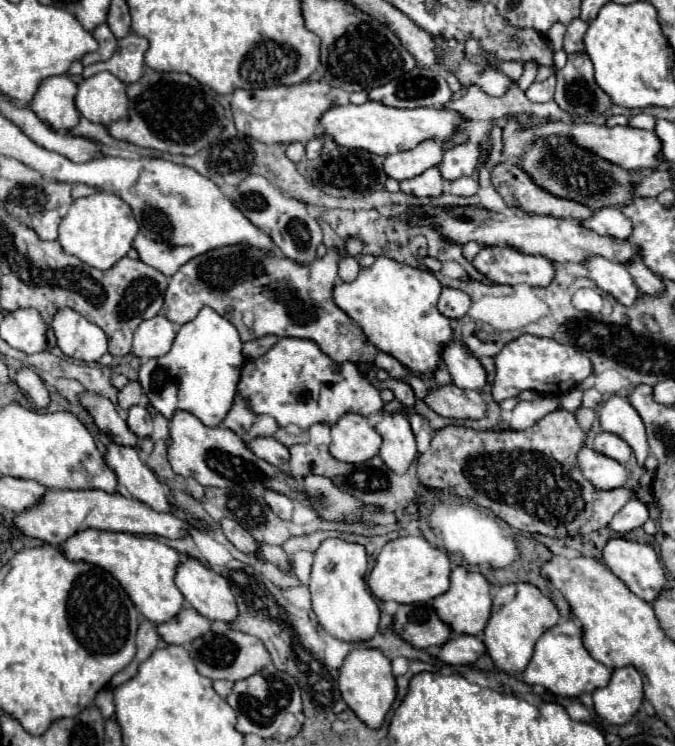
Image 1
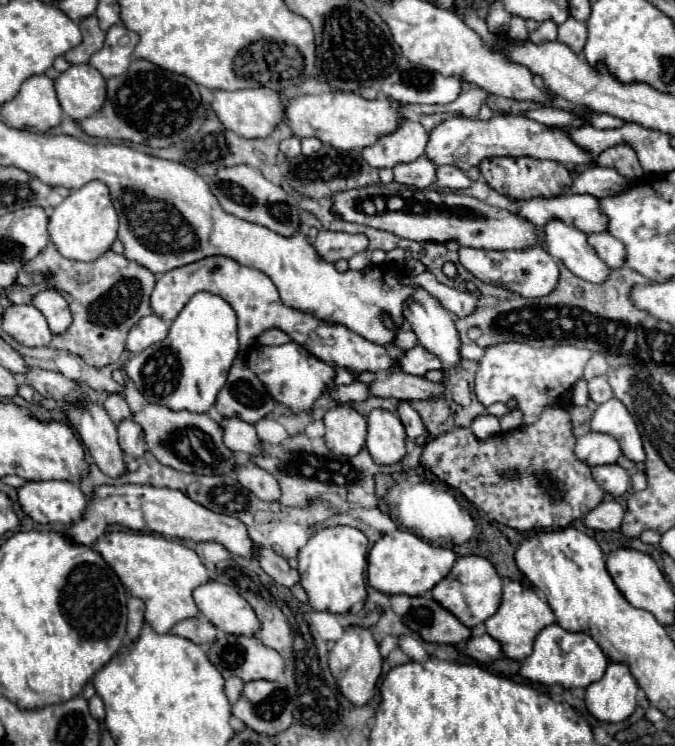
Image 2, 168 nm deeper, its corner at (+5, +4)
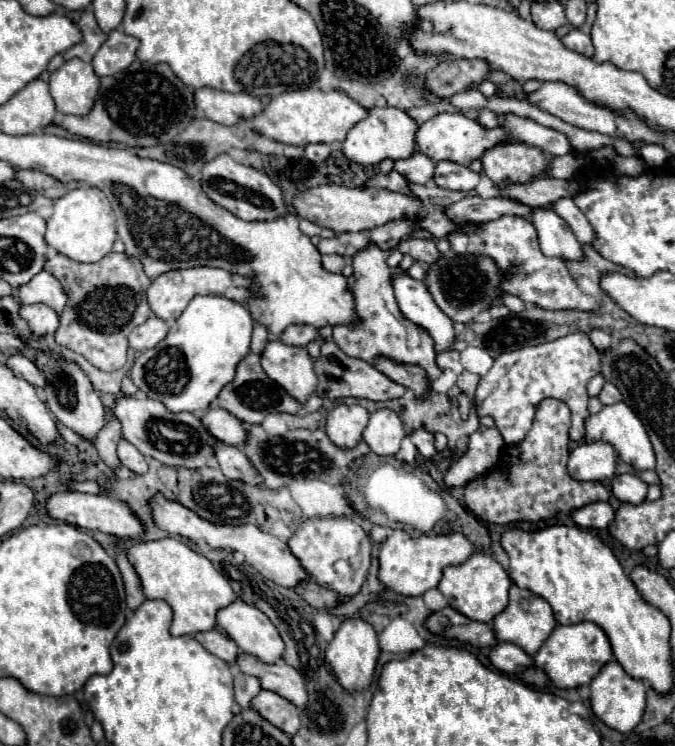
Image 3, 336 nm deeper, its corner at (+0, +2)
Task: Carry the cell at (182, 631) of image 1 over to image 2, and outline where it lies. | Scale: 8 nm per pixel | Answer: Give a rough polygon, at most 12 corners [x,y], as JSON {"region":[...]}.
{"region":[[204,616],[186,618],[170,634],[188,638],[194,644],[210,644],[216,626]]}

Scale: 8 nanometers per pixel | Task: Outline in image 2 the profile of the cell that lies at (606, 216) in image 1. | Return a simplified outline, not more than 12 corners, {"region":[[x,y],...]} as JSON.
{"region":[[564,194],[522,200],[540,228],[558,218],[586,234],[608,230],[598,198]]}

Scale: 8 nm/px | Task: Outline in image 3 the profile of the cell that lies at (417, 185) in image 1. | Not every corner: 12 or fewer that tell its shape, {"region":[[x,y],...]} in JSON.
{"region":[[423,152],[395,160],[395,170],[409,182],[427,184],[435,162]]}

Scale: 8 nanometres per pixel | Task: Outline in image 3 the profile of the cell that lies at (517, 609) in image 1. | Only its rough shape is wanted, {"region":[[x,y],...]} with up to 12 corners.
{"region":[[515,584],[493,620],[497,640],[529,656],[557,622],[543,598]]}

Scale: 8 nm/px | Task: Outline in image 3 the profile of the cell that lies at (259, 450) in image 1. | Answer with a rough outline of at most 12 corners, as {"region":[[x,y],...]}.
{"region":[[209,406],[203,426],[221,442],[247,440],[243,424],[219,406]]}

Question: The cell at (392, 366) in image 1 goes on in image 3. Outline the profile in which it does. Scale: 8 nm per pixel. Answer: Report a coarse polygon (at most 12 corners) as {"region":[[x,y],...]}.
{"region":[[457,350],[439,352],[437,364],[441,370],[451,368],[463,372]]}

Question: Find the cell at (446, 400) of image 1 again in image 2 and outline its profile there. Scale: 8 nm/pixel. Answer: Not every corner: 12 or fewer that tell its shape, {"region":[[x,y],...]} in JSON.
{"region":[[392,372],[374,380],[374,396],[396,400],[438,398],[444,382]]}

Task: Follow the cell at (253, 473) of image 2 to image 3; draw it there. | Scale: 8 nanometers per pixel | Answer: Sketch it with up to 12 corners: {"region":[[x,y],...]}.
{"region":[[215,444],[221,472],[231,480],[259,484],[241,446]]}

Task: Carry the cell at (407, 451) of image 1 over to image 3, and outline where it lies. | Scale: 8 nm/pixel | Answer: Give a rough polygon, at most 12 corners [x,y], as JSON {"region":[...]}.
{"region":[[393,410],[373,412],[363,440],[379,456],[397,454],[405,438]]}

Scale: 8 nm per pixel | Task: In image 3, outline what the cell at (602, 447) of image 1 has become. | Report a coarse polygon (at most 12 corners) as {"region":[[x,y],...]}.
{"region":[[581,442],[567,462],[575,480],[615,476],[607,442]]}

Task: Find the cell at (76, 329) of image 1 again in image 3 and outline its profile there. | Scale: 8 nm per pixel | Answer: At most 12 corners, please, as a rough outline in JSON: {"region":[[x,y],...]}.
{"region":[[41,270],[19,288],[21,304],[43,302],[57,314],[67,302],[63,286]]}

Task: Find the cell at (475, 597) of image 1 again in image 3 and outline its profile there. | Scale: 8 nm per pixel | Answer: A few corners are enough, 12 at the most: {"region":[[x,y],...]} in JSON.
{"region":[[475,552],[447,566],[439,590],[477,622],[507,608],[509,574]]}

